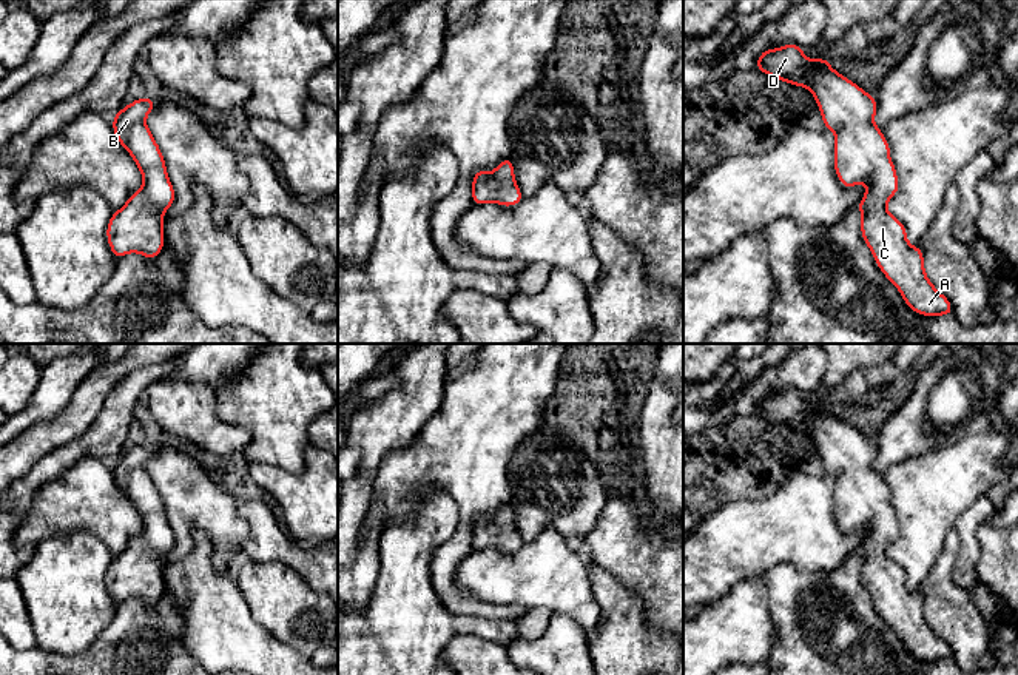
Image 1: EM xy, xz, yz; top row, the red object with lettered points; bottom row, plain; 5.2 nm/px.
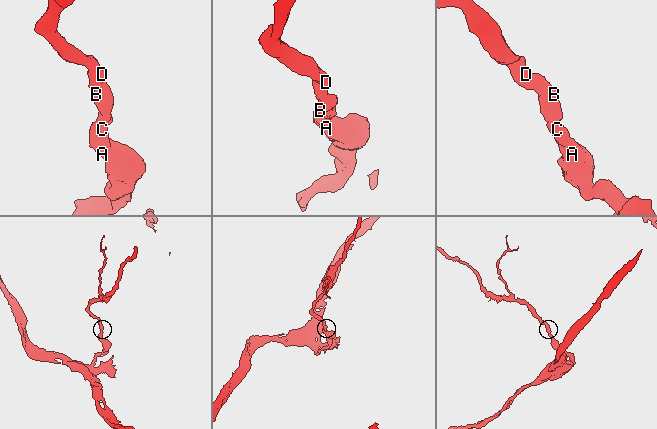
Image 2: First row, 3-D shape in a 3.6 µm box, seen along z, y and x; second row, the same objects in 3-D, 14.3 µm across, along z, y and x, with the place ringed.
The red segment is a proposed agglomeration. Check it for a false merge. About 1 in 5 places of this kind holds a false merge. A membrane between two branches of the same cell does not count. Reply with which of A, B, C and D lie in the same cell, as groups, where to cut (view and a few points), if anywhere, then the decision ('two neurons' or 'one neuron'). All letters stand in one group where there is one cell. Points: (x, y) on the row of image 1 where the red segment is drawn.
A B C D | no cut | one neuron

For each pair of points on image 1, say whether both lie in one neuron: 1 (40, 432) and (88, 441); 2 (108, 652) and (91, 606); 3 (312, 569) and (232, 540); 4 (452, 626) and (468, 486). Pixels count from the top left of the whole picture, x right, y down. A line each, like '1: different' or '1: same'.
1: different
2: different
3: different
4: different

